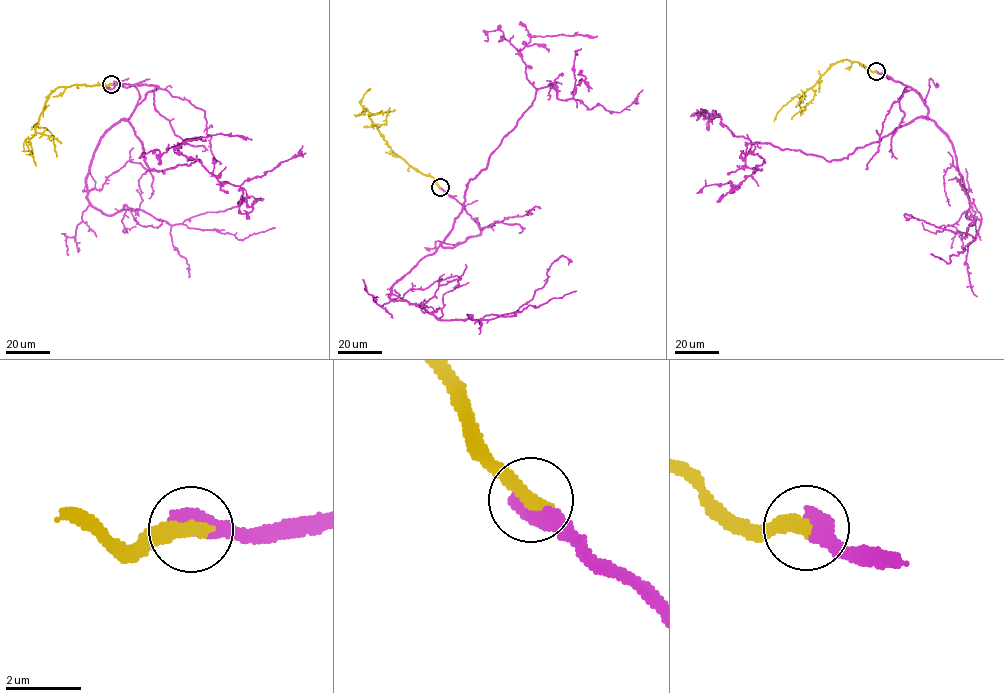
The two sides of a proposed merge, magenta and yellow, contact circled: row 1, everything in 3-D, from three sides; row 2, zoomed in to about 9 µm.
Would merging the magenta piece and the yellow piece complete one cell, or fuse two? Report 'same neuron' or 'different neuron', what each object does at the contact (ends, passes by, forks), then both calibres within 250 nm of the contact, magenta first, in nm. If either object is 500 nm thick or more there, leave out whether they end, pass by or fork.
same neuron | 600/440 nm

